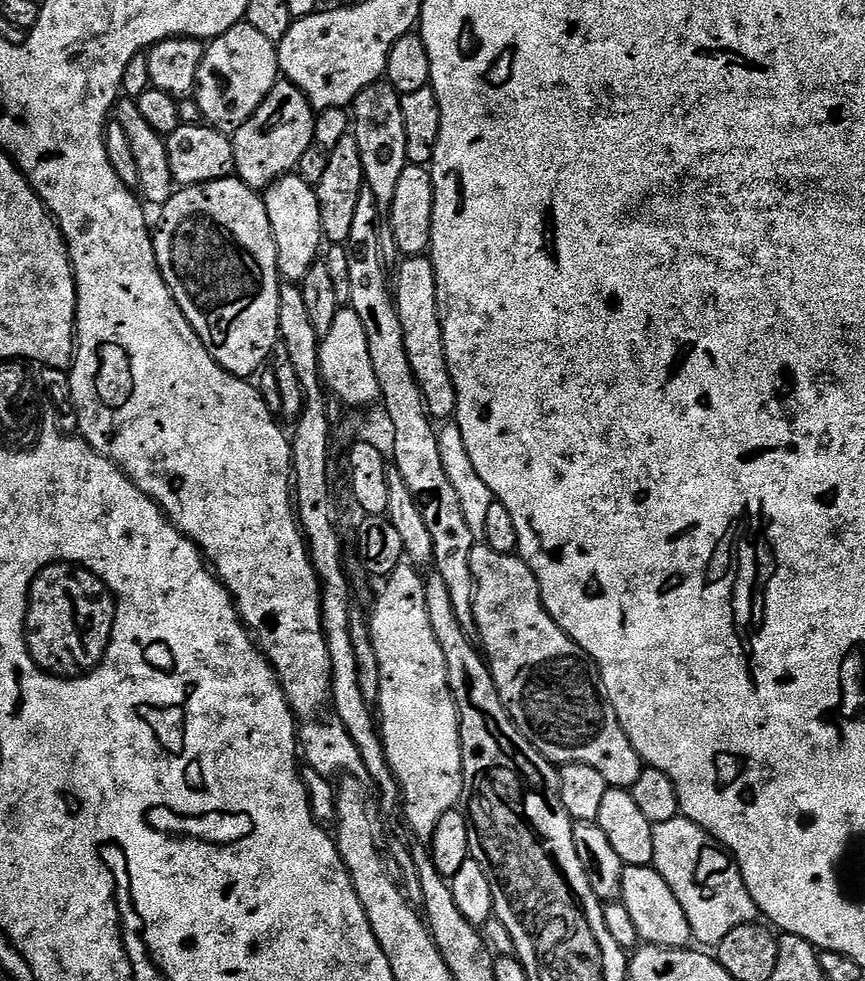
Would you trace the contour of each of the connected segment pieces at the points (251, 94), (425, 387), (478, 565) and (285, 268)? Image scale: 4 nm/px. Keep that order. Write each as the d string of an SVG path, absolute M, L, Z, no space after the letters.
M247 22L234 25L205 47L202 66L198 66L194 99L201 117L217 130L241 128L254 110L258 110L266 94L270 94L279 72L278 48L274 41L258 34Z
M427 255L404 256L401 261L396 272L394 268L394 295L398 322L402 322L402 338L406 342L406 358L410 358L410 370L414 370L429 417L436 422L448 422L456 415L456 387L446 362L436 271Z
M477 542L470 554L470 570L476 580L476 593L472 599L476 636L482 645L488 668L492 671L504 709L517 730L553 764L594 766L594 770L598 770L598 774L602 774L611 787L630 790L634 782L638 782L638 774L642 774L646 765L634 750L630 738L626 738L614 706L602 691L596 663L584 653L582 646L575 644L561 630L558 622L554 622L544 608L536 575L530 566L519 555L498 554L498 550L490 550L487 544Z
M285 174L263 189L262 195L274 234L276 261L281 277L288 282L302 281L306 278L306 270L317 263L322 252L320 211L315 187L305 182L299 174Z

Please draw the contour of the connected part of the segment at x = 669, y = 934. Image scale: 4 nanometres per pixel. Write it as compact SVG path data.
M625 865L622 880L621 901L627 908L643 943L658 945L660 948L685 948L691 945L692 930L689 919L678 900L653 865L646 867Z

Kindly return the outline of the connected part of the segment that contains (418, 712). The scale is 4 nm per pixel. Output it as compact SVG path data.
M401 562L383 581L384 589L372 608L372 652L376 655L376 668L380 671L378 727L388 764L400 784L402 816L404 812L412 827L412 836L417 841L428 842L442 816L455 809L465 795L464 763L460 745L460 715L448 685L446 654L442 654L442 646L438 646L438 638L434 638L430 614L426 614L425 577L416 572L419 572L417 565Z

